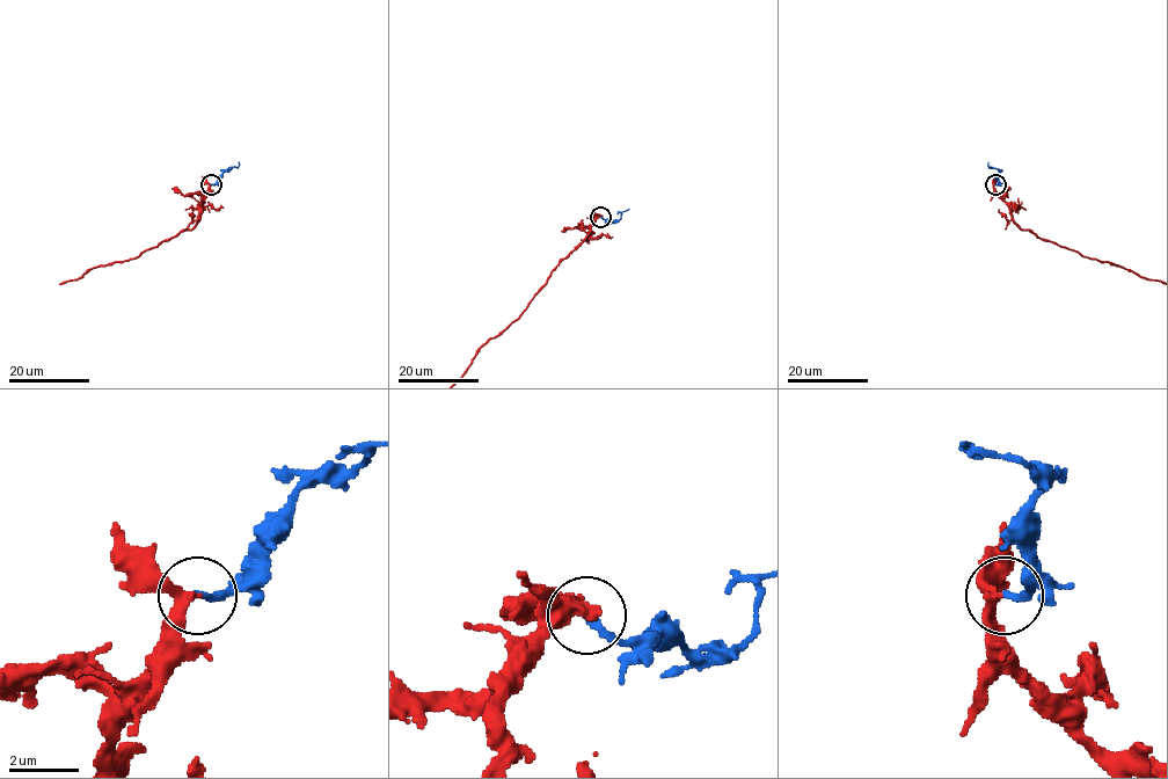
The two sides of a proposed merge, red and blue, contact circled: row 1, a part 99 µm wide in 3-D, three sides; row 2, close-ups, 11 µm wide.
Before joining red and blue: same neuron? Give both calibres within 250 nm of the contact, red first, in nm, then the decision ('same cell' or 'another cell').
calibres 220 and 200 nm; same cell

